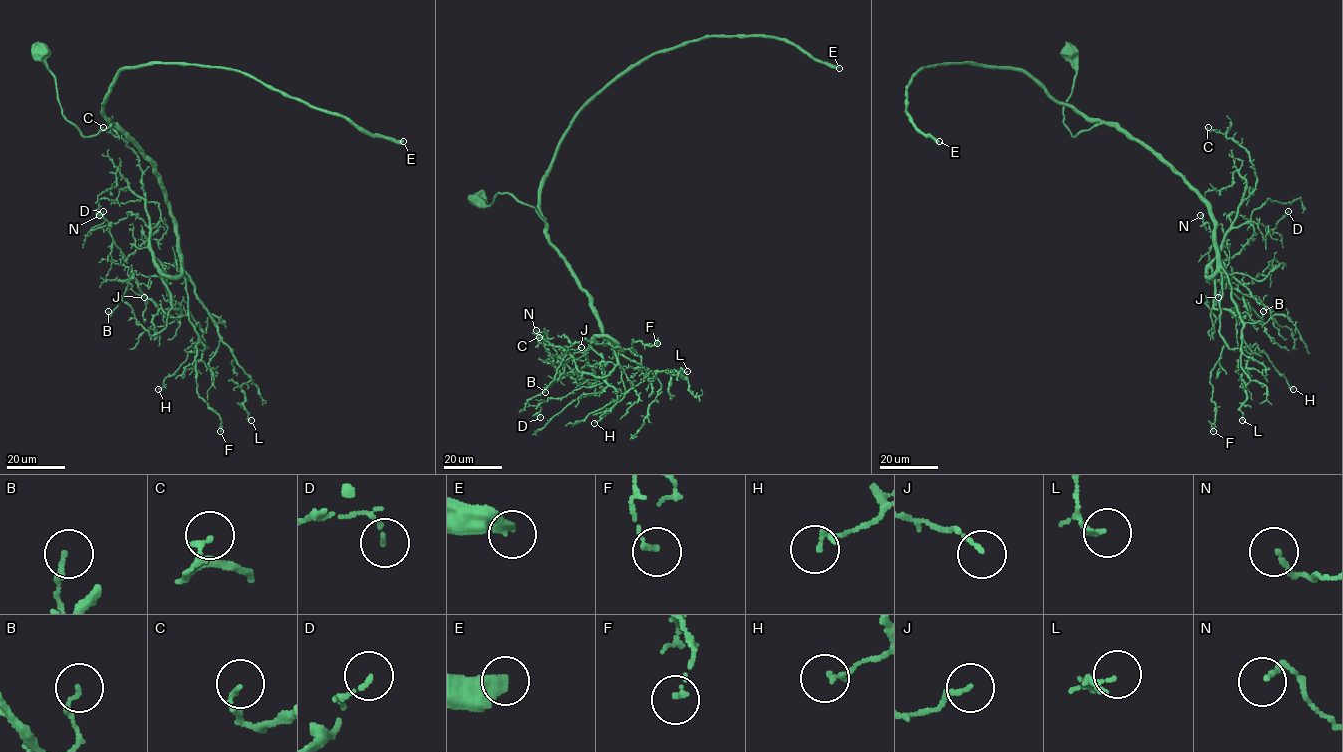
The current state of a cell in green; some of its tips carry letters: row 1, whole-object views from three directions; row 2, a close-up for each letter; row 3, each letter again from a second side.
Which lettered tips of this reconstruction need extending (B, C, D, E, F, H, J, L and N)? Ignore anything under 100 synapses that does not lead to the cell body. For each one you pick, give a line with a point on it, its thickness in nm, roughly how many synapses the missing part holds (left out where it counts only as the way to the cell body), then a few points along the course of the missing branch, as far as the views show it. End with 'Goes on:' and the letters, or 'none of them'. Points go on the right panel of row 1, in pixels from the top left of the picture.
E: (939, 141) | 440 nm | 2000 syn | (939, 141), (977, 185), (1046, 254), (1058, 260), (1100, 266), (1108, 262), (1137, 261), (1145, 267), (1198, 255)
Goes on: E

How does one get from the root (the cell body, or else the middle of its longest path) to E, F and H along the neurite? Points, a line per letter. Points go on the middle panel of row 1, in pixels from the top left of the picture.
E: (478, 200), (509, 193), (546, 231), (540, 182), (573, 117), (655, 54), (709, 36), (774, 36), (839, 68)
F: (478, 200), (489, 205), (498, 193), (509, 193), (532, 206), (606, 337), (633, 354), (633, 339), (657, 343)
H: (478, 200), (489, 205), (509, 193), (532, 206), (601, 331), (641, 357), (644, 379), (594, 423)

